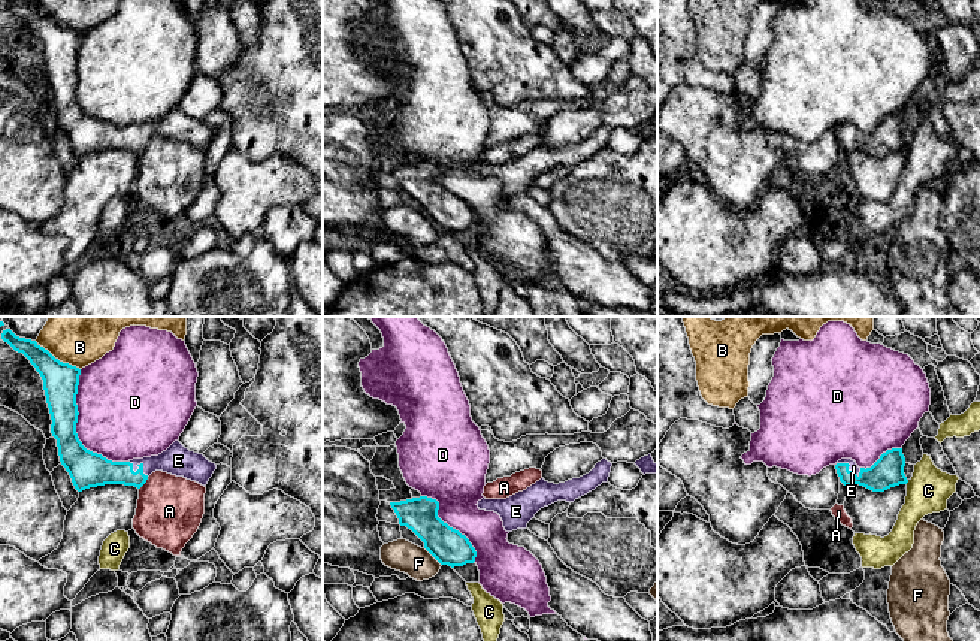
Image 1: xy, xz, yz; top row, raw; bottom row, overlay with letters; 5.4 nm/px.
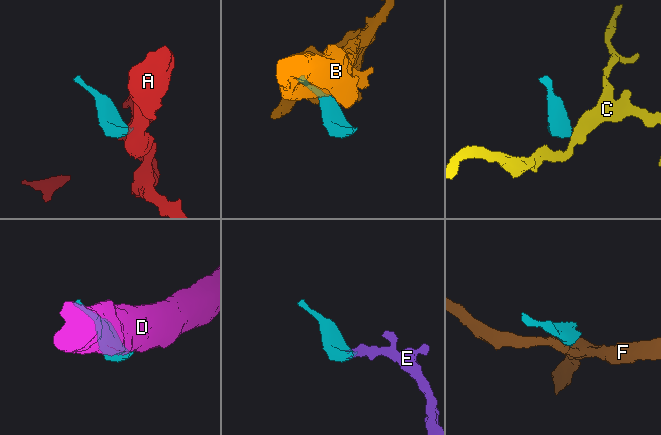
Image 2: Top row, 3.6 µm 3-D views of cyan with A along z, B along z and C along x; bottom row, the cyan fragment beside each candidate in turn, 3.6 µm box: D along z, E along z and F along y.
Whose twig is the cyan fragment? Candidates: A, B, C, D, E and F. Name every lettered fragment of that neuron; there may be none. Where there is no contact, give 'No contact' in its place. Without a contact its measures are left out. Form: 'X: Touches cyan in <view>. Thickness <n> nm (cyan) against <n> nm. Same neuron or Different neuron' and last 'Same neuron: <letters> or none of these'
A: Touches cyan in xy. Thickness 150 nm (cyan) against 360 nm. Different neuron
B: Touches cyan in xy. Thickness 190 nm (cyan) against 180 nm. Different neuron
C: Touches cyan in yz. Thickness 170 nm (cyan) against 220 nm. Different neuron
D: Touches cyan in xy. Thickness 190 nm (cyan) against 440 nm. Different neuron
E: Touches cyan in xy. Thickness 180 nm (cyan) against 160 nm. Same neuron
F: Touches cyan in xz. Thickness 190 nm (cyan) against 170 nm. Different neuron
Same neuron: E

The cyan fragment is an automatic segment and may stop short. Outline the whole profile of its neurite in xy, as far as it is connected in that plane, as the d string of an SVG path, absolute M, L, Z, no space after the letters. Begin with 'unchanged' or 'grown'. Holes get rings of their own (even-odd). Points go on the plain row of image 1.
grown; M1 0L15 16L22 18L43 45L43 55L51 79L51 99L57 105L61 130L69 137L78 157L105 149L124 149L140 154L155 136L206 151L217 130L203 120L190 117L175 106L158 121L112 127L87 115L78 103L76 60L81 34L55 24L36 6L16 0Z

